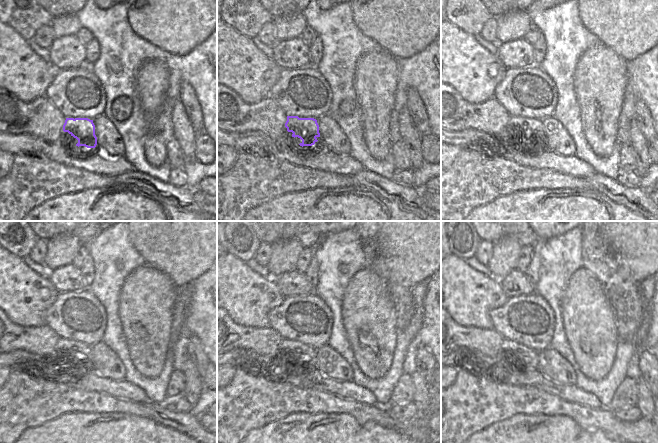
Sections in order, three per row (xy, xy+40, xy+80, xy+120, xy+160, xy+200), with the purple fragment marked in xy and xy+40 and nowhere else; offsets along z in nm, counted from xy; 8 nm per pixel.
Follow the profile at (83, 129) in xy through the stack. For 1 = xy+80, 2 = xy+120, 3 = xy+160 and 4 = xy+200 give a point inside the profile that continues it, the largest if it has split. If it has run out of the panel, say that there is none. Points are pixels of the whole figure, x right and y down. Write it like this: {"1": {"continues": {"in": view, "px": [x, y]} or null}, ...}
{"1": {"continues": {"in": "xy+80", "px": [530, 129]}}, "2": {"continues": {"in": "xy+120", "px": [78, 353]}}, "3": {"continues": {"in": "xy+160", "px": [303, 355]}}, "4": {"continues": {"in": "xy+200", "px": [529, 359]}}}

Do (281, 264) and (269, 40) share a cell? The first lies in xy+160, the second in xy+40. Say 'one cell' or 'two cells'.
two cells

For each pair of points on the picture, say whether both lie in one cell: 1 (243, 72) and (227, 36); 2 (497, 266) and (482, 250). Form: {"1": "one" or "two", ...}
{"1": "one", "2": "two"}

